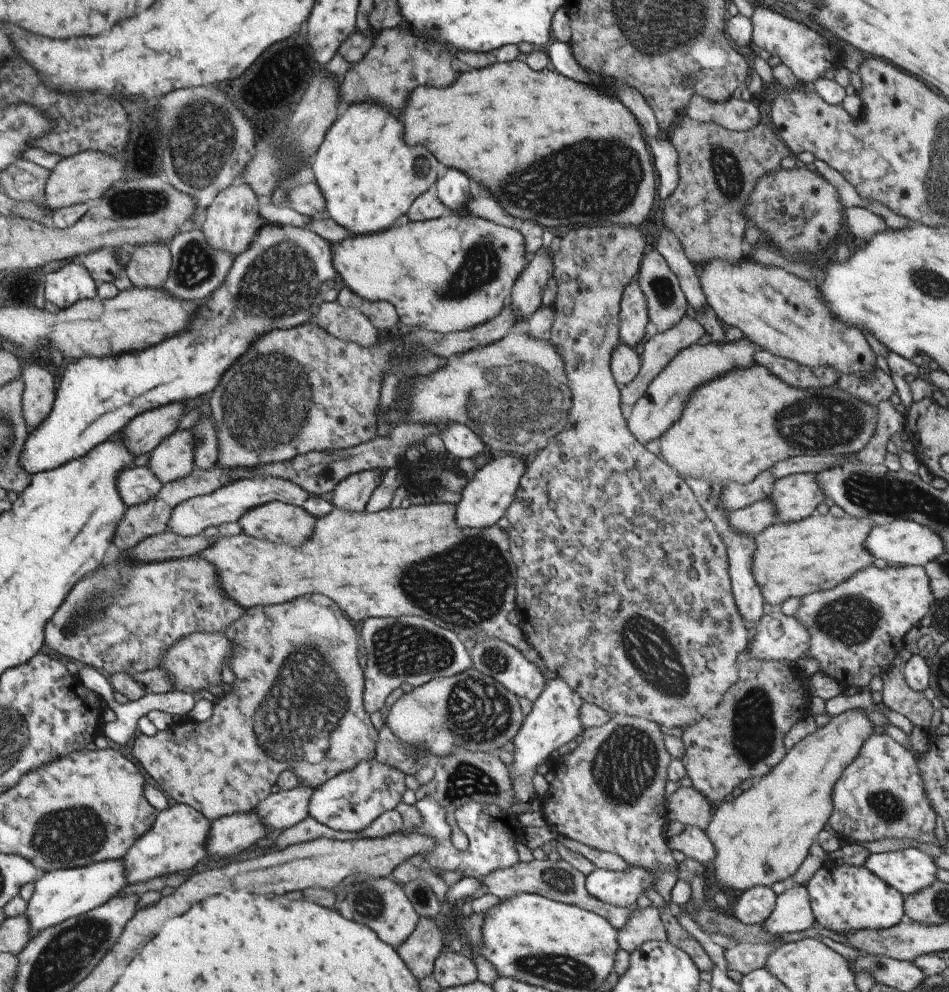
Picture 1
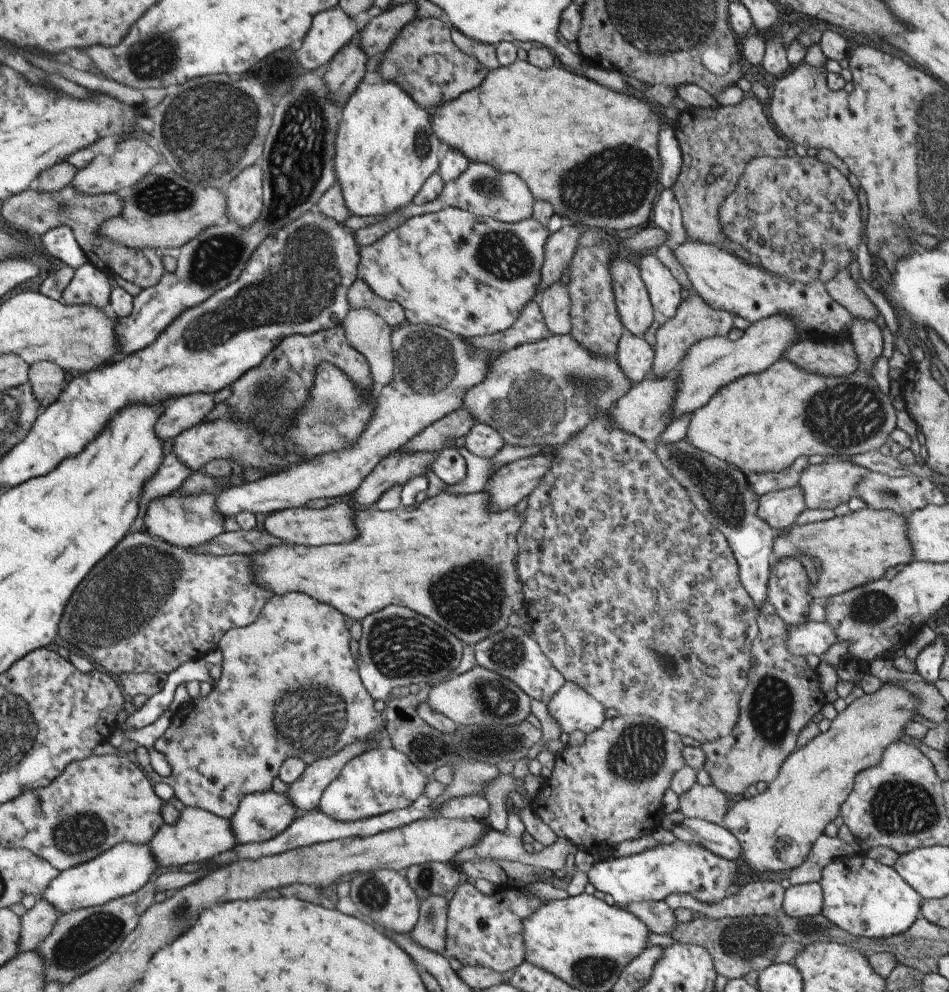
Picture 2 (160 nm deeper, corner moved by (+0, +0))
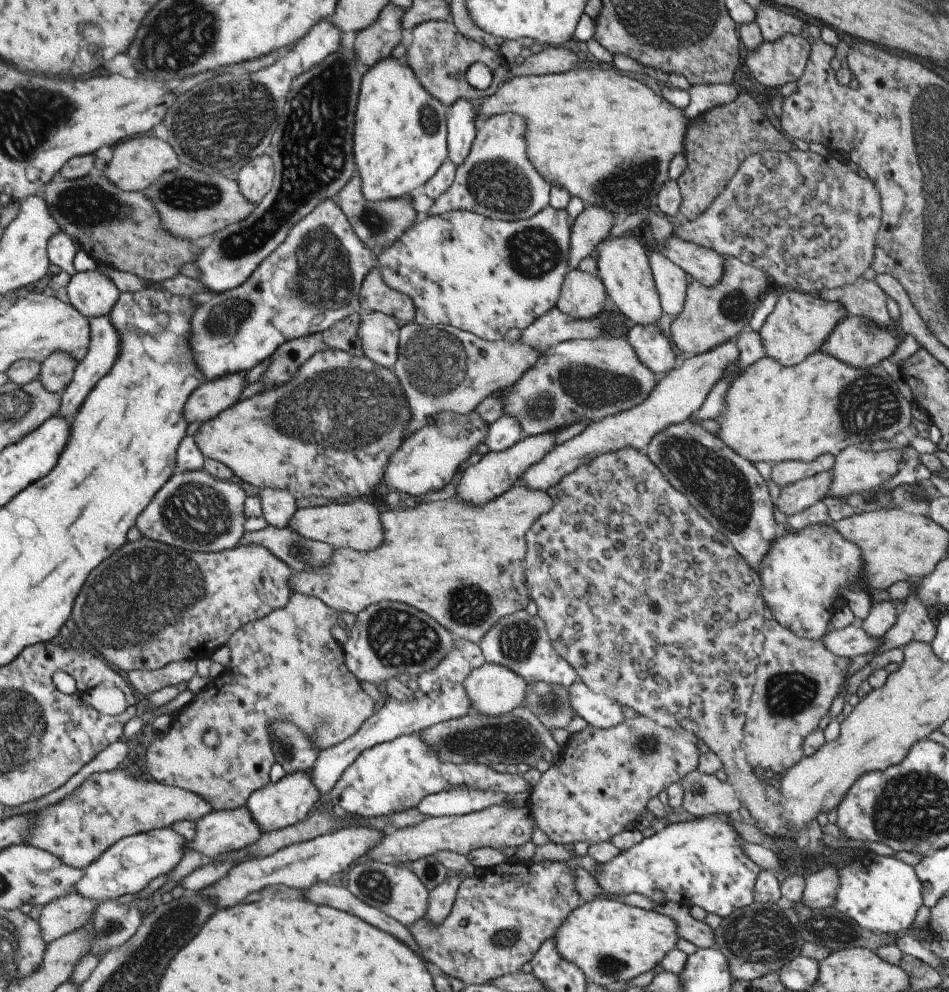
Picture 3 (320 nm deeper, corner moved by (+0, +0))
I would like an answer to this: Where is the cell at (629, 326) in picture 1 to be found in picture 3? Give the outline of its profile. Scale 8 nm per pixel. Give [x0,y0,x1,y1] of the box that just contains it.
[594,236,662,325]

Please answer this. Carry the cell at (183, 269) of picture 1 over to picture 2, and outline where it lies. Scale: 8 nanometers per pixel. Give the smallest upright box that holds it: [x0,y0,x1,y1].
[111,71,343,360]

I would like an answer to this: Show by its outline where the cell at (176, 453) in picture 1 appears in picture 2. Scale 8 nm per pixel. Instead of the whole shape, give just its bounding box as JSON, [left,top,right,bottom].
[171,362,376,473]

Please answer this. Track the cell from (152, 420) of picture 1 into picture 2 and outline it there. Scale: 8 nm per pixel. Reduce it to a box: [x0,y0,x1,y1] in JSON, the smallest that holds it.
[155,394,213,440]

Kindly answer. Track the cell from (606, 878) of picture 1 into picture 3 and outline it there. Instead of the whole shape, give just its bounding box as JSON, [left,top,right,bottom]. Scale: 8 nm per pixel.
[593,815,760,919]

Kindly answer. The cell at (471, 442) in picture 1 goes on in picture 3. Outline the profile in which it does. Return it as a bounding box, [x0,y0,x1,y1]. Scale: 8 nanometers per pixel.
[486,415,523,452]

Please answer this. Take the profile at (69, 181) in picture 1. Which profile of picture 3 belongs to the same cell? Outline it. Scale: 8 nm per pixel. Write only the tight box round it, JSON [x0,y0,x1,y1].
[103,136,179,191]

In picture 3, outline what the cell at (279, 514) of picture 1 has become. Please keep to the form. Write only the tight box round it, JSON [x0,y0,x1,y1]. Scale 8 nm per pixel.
[287,499,383,550]

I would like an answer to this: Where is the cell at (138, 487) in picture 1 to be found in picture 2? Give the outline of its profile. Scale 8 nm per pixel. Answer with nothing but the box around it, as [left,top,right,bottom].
[133,452,192,533]

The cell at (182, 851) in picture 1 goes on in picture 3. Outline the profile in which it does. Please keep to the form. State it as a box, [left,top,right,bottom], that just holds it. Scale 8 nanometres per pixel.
[186,806,261,861]

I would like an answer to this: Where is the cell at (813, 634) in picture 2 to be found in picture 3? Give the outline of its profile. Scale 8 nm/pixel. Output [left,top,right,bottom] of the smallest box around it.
[821,623,882,659]

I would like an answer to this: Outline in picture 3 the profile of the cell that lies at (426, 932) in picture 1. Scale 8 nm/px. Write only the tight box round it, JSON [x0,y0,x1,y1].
[425,876,460,925]

